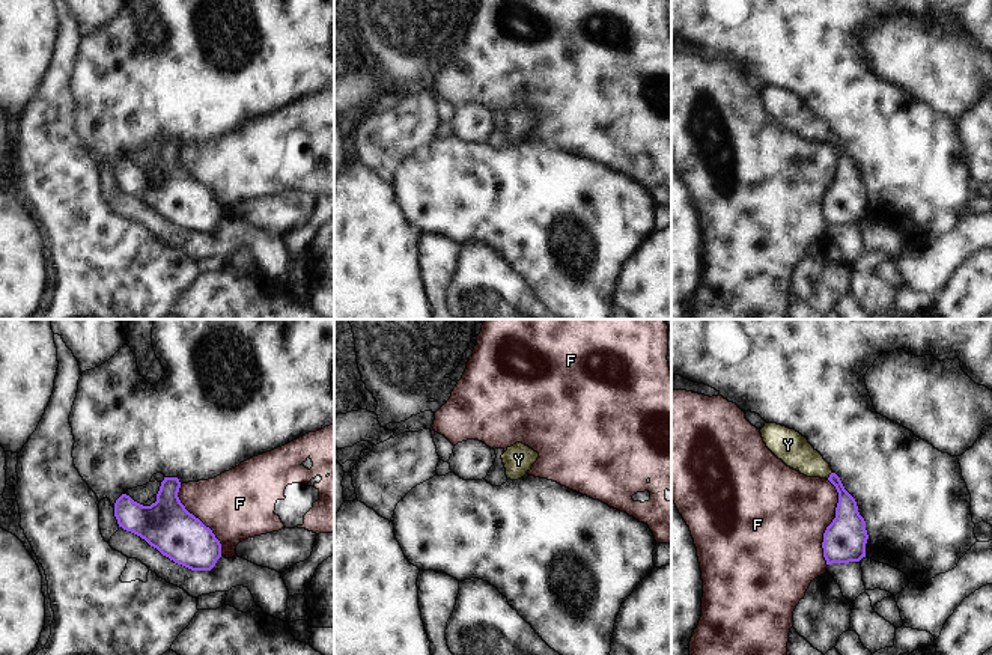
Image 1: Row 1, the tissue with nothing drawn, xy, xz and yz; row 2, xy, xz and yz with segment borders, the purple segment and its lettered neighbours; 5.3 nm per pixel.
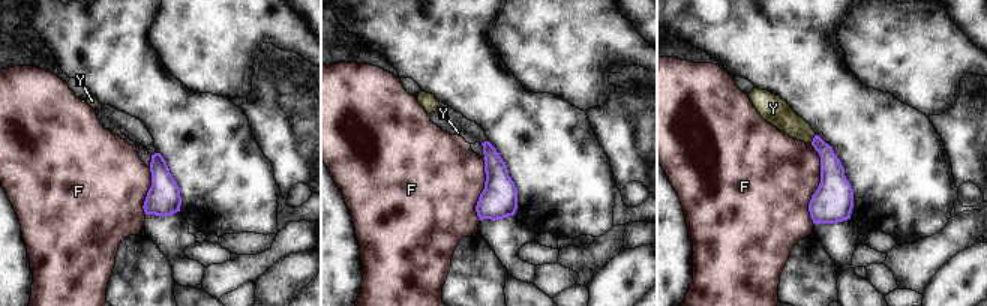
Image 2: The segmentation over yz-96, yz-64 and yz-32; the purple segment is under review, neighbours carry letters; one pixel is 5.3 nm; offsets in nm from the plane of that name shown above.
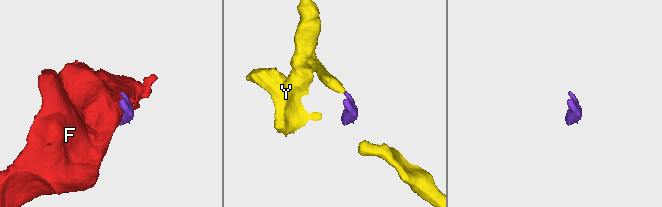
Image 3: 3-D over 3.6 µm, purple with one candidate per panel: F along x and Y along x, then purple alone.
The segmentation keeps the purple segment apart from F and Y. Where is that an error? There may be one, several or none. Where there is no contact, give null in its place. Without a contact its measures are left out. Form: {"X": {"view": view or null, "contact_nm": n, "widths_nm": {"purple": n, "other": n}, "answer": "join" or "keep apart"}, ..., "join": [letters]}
{"F": {"view": "yz", "contact_nm": 460, "widths_nm": {"purple": 220, "other": 460}, "answer": "keep apart"}, "Y": {"view": "yz", "contact_nm": 50, "widths_nm": {"purple": 130, "other": 170}, "answer": "join"}, "join": ["Y"]}

